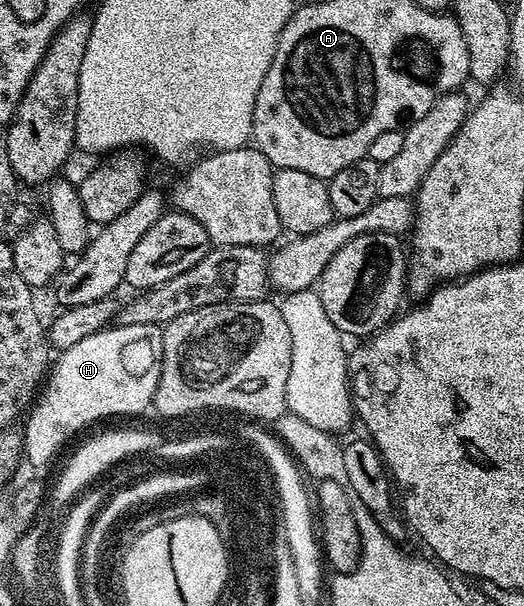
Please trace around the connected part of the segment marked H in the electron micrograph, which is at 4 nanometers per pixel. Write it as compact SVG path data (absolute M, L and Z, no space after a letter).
M117 324L64 349L58 360L56 357L51 378L44 381L43 391L28 409L29 421L23 427L24 459L41 468L52 462L53 455L80 428L104 416L129 416L145 407L148 409L159 386L163 362L162 335L162 329L156 324Z

